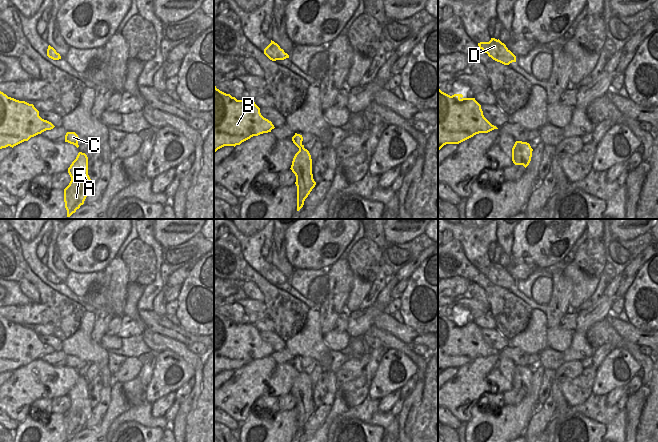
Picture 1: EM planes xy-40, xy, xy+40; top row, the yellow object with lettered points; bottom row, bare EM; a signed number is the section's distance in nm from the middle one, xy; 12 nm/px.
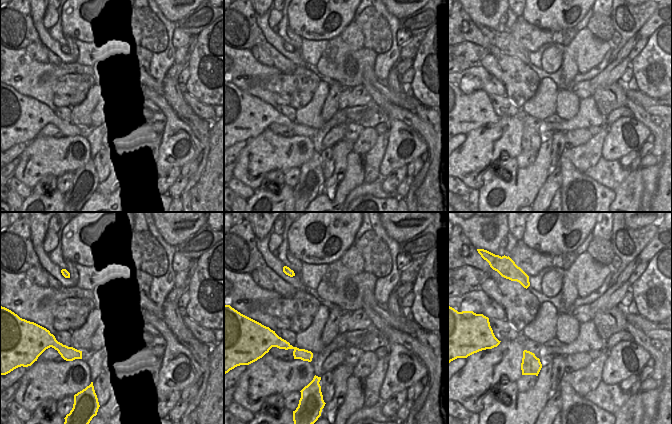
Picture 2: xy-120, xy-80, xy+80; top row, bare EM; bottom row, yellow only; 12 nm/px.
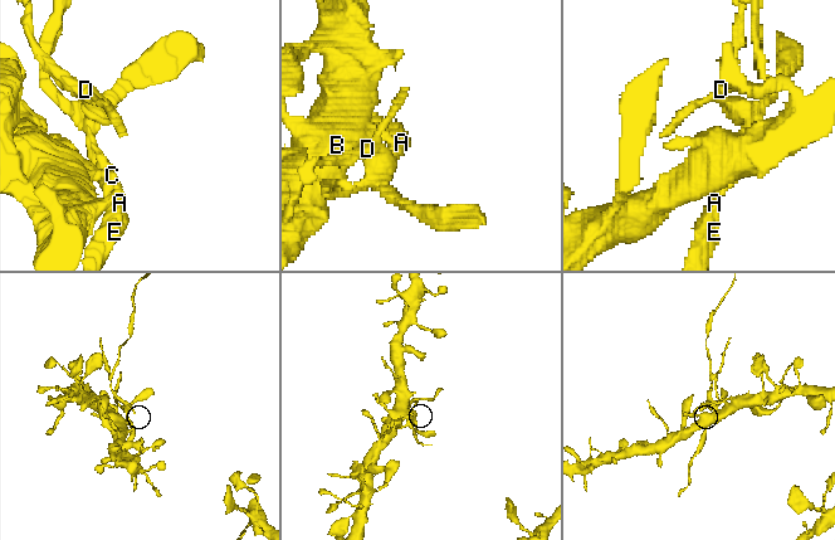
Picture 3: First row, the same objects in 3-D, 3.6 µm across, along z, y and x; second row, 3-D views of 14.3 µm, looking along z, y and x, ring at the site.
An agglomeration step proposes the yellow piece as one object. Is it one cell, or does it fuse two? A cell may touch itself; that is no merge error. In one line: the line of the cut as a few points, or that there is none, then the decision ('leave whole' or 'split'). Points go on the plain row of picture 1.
cut in xy along (303, 370), (299, 373); split

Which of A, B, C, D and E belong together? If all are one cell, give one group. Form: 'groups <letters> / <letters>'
groups A D E / B C

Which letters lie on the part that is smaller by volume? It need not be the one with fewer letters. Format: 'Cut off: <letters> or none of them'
Cut off: A, D, E

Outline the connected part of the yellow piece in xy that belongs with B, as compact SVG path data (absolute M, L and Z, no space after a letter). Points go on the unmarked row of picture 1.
M214 309L214 377L224 370L236 370L263 357L274 353L271 345L264 342L260 332L253 324L237 324Z

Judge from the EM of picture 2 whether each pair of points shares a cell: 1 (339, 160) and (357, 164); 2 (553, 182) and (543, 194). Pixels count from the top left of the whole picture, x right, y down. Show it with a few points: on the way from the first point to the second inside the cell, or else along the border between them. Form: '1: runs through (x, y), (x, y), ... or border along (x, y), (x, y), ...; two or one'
1: border along (352, 150), (347, 156), (346, 170), (338, 184); two
2: runs through (551, 185), (546, 191); one

